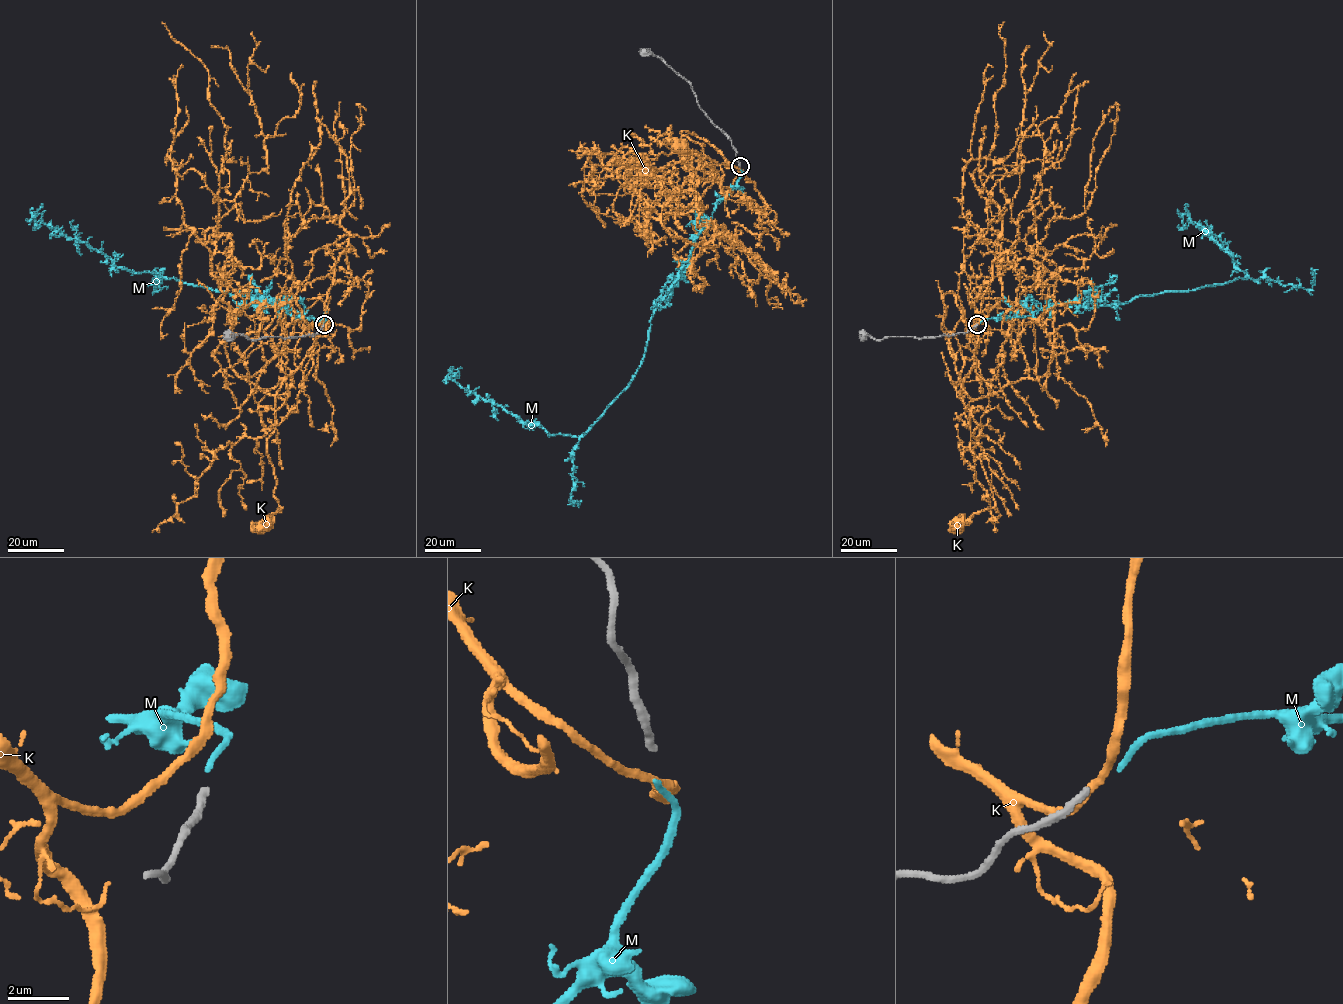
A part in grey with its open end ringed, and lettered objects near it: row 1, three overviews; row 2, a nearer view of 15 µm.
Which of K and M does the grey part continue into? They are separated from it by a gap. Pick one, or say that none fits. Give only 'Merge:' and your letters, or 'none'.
Merge: none

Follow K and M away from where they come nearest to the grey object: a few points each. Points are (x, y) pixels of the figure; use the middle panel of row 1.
K: (738, 168), (682, 131), (703, 145), (701, 160), (683, 159), (695, 187), (681, 145)
M: (740, 169), (650, 319), (633, 379), (584, 432), (550, 434), (522, 422), (454, 381), (451, 370), (462, 368)

